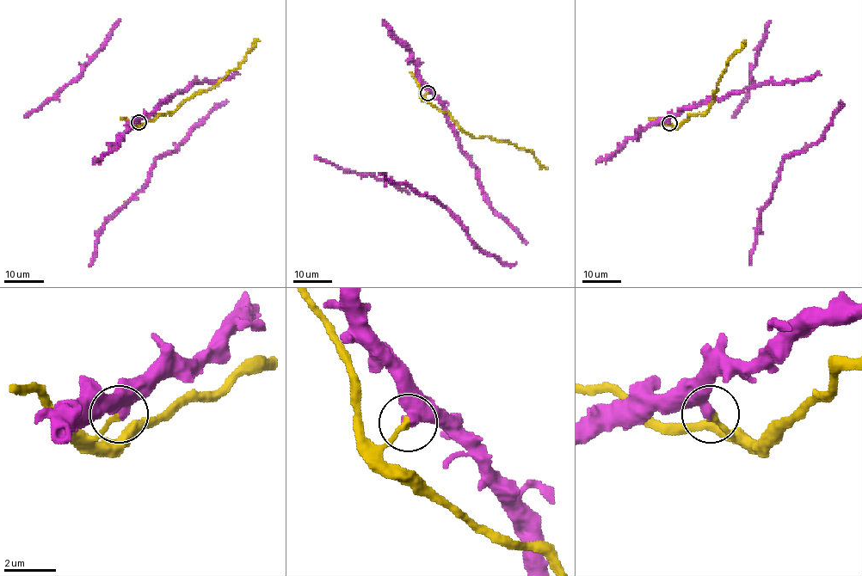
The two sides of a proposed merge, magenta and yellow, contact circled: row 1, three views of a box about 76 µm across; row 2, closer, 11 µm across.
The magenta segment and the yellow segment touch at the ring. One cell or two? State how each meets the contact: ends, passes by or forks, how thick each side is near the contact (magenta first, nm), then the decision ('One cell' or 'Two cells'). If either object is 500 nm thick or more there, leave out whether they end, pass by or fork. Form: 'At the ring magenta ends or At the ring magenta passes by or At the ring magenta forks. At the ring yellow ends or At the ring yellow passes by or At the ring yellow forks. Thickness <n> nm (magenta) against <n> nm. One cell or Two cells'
Thickness 600 nm (magenta) against 240 nm. Two cells

